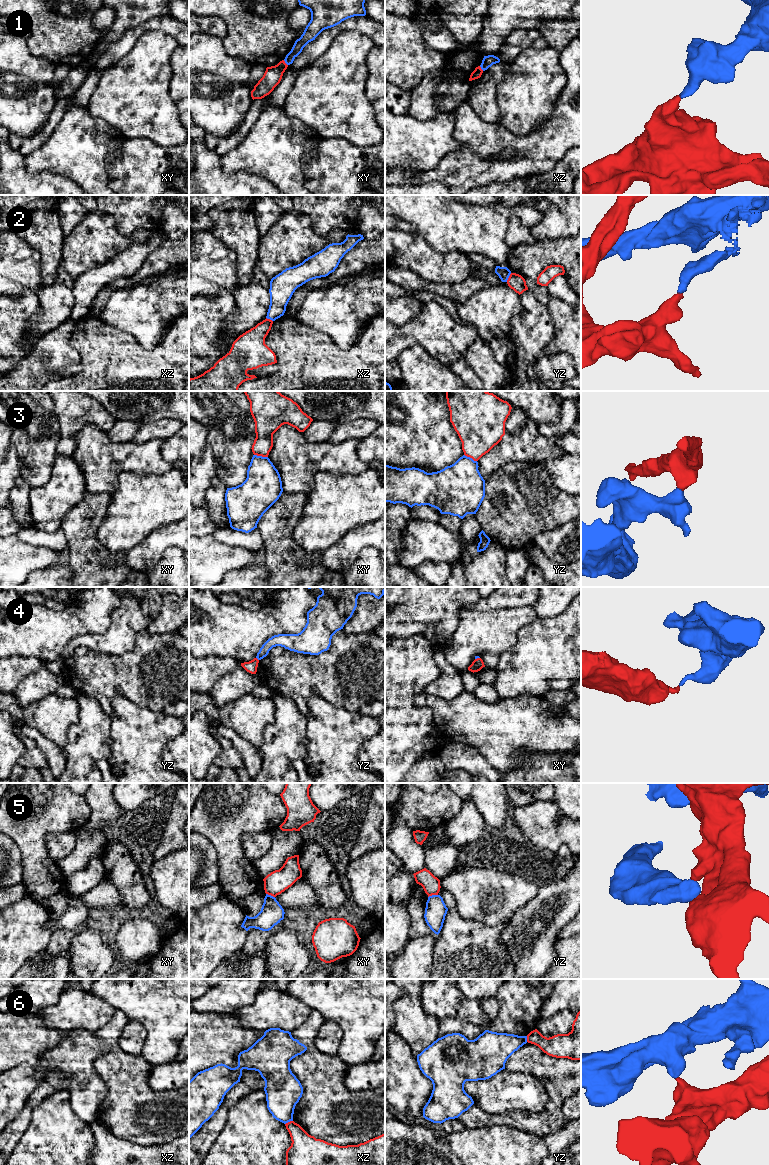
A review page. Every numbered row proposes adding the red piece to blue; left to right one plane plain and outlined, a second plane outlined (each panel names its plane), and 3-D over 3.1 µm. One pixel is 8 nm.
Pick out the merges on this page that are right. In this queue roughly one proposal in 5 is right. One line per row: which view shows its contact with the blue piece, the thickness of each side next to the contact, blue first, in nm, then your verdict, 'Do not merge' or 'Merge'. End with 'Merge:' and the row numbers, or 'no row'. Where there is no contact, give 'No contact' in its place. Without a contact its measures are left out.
1: Touches blue in xy. Thickness 90 nm (blue) against 140 nm. Do not merge
2: Touches blue in yz. Thickness 100 nm (blue) against 130 nm. Do not merge
3: Touches blue in xy. Thickness 300 nm (blue) against 180 nm. Do not merge
4: Touches blue in yz. Thickness 100 nm (blue) against 90 nm. Do not merge
5: Touches blue in yz. Thickness 170 nm (blue) against 140 nm. Do not merge
6: Touches blue in xz. Thickness 300 nm (blue) against 220 nm. Do not merge
Merge: no row

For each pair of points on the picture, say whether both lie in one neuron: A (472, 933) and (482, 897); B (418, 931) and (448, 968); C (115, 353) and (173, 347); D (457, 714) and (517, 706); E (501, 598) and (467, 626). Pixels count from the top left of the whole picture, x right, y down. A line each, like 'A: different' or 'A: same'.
A: different
B: different
C: same
D: same
E: different

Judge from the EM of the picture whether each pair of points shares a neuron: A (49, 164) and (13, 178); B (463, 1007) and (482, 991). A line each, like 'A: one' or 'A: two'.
A: two
B: two

